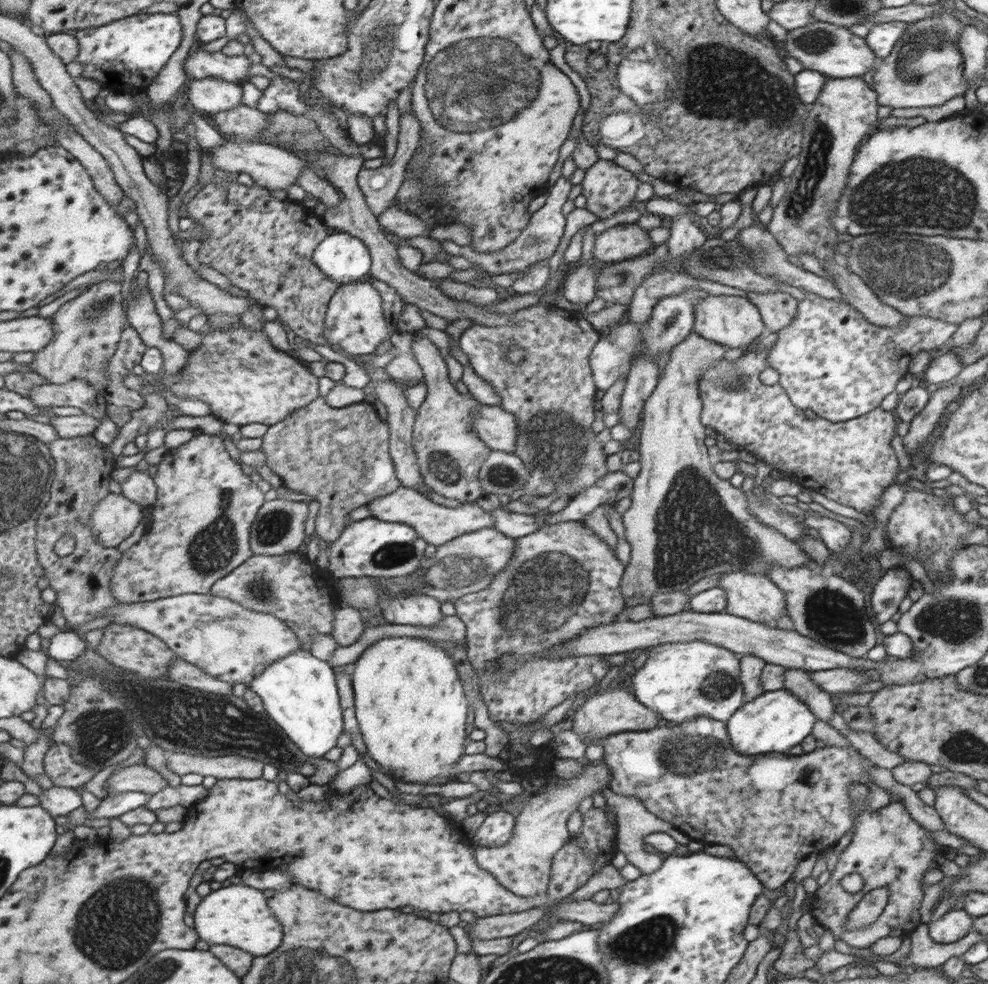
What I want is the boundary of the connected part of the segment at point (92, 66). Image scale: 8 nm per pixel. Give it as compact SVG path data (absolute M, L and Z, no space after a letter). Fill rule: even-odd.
M175 13L138 14L118 19L100 27L76 33L81 52L77 58L85 65L84 78L98 81L102 88L115 93L136 95L146 91L169 58L183 44L184 26Z

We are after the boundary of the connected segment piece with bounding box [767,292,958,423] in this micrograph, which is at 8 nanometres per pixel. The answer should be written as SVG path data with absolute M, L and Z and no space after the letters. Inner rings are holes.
M808 292L798 301L796 315L785 328L777 330L777 340L768 349L768 366L777 371L778 386L783 388L790 401L800 409L809 408L815 416L829 422L845 422L877 409L879 402L893 392L897 380L907 372L909 360L919 350L937 348L958 326L928 316L909 316L899 326L885 328L867 322L863 315L836 298L821 298Z

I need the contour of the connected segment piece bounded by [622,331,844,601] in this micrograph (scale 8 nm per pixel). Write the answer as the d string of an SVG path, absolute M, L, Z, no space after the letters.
M692 331L690 336L686 338L685 342L676 344L672 350L670 350L670 357L665 367L661 370L657 386L655 386L653 393L644 402L644 413L641 429L639 430L639 461L640 470L635 478L632 478L632 491L630 494L630 505L625 512L622 512L622 524L624 528L624 534L626 541L630 544L629 561L626 566L626 573L622 578L622 594L629 597L643 597L651 599L655 593L671 593L676 591L685 591L685 588L691 586L691 584L699 581L704 576L710 574L724 574L725 572L733 572L734 570L740 570L741 572L750 572L751 574L762 574L767 576L768 569L772 566L786 566L786 568L794 568L794 566L806 566L807 570L814 570L815 574L823 573L824 576L829 574L839 575L843 572L843 565L837 559L835 554L826 558L826 561L821 565L815 564L811 557L808 557L801 546L797 542L793 542L788 539L783 533L775 530L773 527L768 527L762 522L759 522L754 514L748 507L748 498L743 492L741 487L732 486L728 480L717 478L716 474L713 474L711 470L711 462L709 462L709 456L707 456L707 448L703 444L703 438L705 438L705 425L701 421L702 399L699 398L699 379L705 372L706 368L714 365L717 361L721 360L723 353L728 349L727 346L712 342L701 338L697 333Z

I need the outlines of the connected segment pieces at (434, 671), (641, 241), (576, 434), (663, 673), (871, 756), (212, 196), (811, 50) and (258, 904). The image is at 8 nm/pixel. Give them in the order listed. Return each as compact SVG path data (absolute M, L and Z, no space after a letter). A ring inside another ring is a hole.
M389 637L381 638L369 644L361 655L355 660L355 672L351 675L352 685L355 693L355 719L358 725L363 742L366 746L367 755L379 764L381 770L392 777L393 779L401 779L405 782L434 784L441 782L443 779L451 779L459 773L453 769L455 760L463 754L463 738L465 738L465 716L467 714L467 705L465 704L464 692L461 692L461 680L457 680L457 672L453 662L449 660L449 656L444 650L429 644L429 641L424 641L420 637Z
M635 222L619 223L600 232L597 237L595 237L590 260L595 260L595 262L602 265L617 263L619 261L633 259L633 256L639 256L639 254L643 254L645 250L649 252L649 248L651 248L651 242L649 242L649 238L647 238L645 229L639 228Z
M538 305L522 308L511 314L513 322L511 325L497 325L494 328L485 328L483 325L473 324L471 328L464 329L458 338L458 346L461 352L465 354L470 367L474 370L474 373L487 382L496 394L501 398L501 408L504 411L510 411L514 414L518 421L519 436L516 441L516 448L513 450L513 454L518 455L521 462L525 465L525 468L530 472L529 478L526 484L524 484L519 490L516 490L511 494L512 499L517 499L521 495L531 495L535 498L539 496L546 496L547 494L554 492L556 497L563 495L567 497L575 498L575 495L583 494L588 486L593 486L595 482L599 480L604 474L607 474L607 454L603 454L603 445L599 443L599 434L595 433L595 430L591 430L591 426L595 426L595 398L599 398L599 387L595 387L593 379L593 371L590 369L590 350L594 346L594 342L598 341L599 337L603 336L599 330L595 330L595 322L587 322L587 318L583 318L583 314L579 312L573 312L572 310L560 309L552 306L544 308ZM508 346L516 346L524 352L523 358L518 363L512 363L506 354L506 348Z
M695 640L659 644L649 650L643 666L635 670L631 684L635 698L654 710L664 723L681 724L702 716L727 722L746 703L741 681L742 660L739 654L710 642Z
M836 712L833 713L832 718L826 724L833 730L837 730L859 755L862 755L877 767L891 770L894 766L907 761L896 752L889 752L882 744L873 739L871 734L849 730L841 715Z
M217 172L215 178L203 185L191 200L188 213L211 232L209 239L198 250L198 261L223 273L233 285L247 292L263 306L275 308L282 322L297 334L297 338L323 346L329 345L333 351L346 355L359 366L367 363L356 359L358 355L347 353L343 347L331 346L330 340L325 336L328 306L341 284L331 280L314 261L315 251L330 235L321 217L315 216L313 209L305 210L301 202L288 198L278 200L264 187L243 186L238 183L228 185L225 179L224 172Z
M813 20L809 25L787 31L783 41L787 55L796 58L805 69L820 72L827 78L861 77L870 68L874 70L879 60L864 38L853 35L847 27L828 22Z
M229 885L211 892L203 898L195 912L195 928L199 930L199 938L207 944L229 944L235 948L243 948L253 956L267 957L276 951L284 939L282 924L267 906L269 899L261 890L243 885Z

